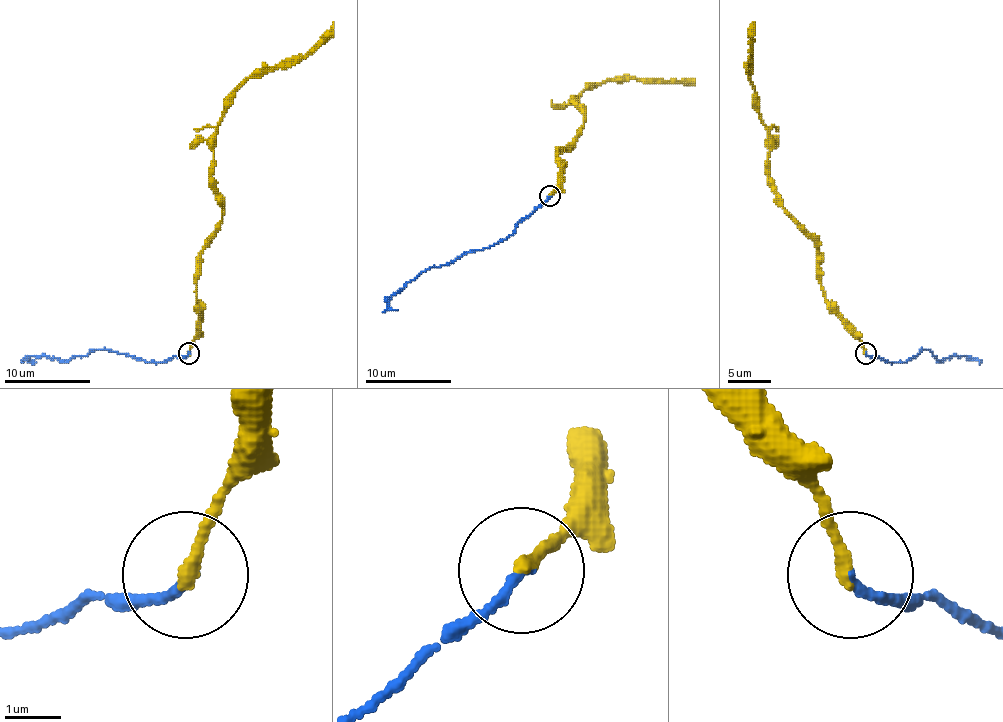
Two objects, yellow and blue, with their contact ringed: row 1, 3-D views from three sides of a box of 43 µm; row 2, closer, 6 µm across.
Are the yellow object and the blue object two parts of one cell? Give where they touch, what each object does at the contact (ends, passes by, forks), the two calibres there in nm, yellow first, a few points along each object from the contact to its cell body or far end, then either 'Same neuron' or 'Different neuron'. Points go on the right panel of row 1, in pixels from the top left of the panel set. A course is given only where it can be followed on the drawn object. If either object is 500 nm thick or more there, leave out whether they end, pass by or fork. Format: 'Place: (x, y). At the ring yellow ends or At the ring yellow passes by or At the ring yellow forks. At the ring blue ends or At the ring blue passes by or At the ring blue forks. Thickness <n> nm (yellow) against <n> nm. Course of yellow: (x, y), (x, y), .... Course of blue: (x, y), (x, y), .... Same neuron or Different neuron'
Place: (865, 353). At the ring yellow ends. At the ring blue ends. Thickness 240 nm (yellow) against 160 nm. Course of yellow: (866, 353), (857, 334), (825, 298), (817, 240), (782, 206), (770, 176), (770, 133), (748, 65), (755, 22). Course of blue: (866, 353), (887, 362), (904, 362), (921, 349), (938, 360), (958, 356), (979, 362). Same neuron

